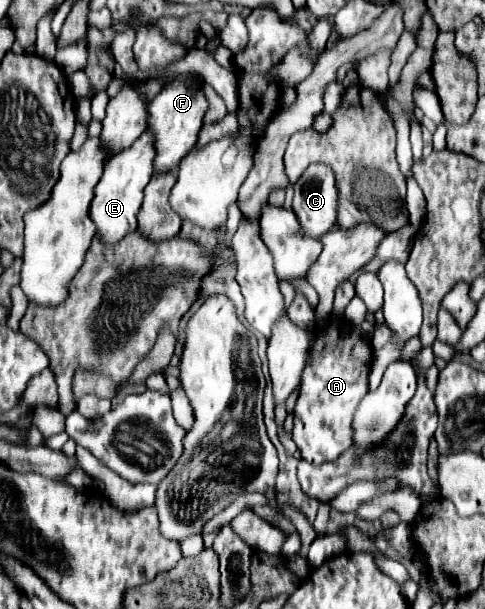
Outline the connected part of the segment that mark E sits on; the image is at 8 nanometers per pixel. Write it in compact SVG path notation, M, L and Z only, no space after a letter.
M146 130L130 148L118 152L106 162L102 180L94 190L94 200L90 208L90 216L106 244L116 244L118 240L122 240L122 236L136 230L136 216L144 198L144 188L156 172L154 156L154 136Z

